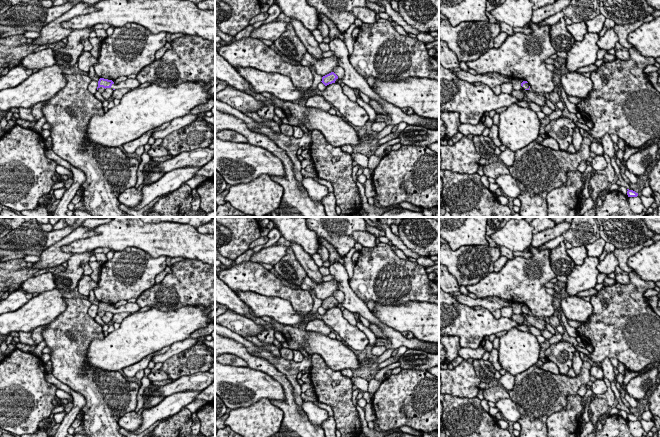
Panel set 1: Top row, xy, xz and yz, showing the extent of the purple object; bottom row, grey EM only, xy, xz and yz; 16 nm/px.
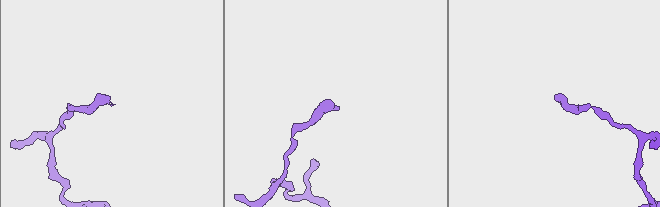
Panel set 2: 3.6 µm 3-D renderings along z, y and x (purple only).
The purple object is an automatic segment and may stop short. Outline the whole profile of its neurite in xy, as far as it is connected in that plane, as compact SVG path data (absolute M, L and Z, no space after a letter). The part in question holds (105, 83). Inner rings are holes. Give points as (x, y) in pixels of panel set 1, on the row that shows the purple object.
M100 78L98 81L98 87L97 90L100 87L103 88L111 88L111 89L135 89L140 86L140 82L137 79L131 79L128 78L123 82L120 82L119 84L115 84L112 80Z

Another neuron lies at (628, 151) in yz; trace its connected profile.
M628 145L626 146L626 148L624 150L624 157L623 157L623 161L621 162L620 172L621 172L622 178L624 179L624 181L627 184L630 184L631 182L629 181L629 179L625 175L624 163L627 162L627 160L629 159L629 157L632 154L637 153L638 151L640 151L640 148L632 148L632 147L629 147Z

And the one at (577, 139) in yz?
M576 126L574 128L573 138L572 138L572 144L573 144L576 152L580 150L581 145L582 145L582 141L583 141L583 136L580 133L580 128L578 128Z

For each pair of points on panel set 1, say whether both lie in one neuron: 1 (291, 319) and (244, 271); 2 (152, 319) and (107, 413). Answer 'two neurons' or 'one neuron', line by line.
1: two neurons
2: two neurons

